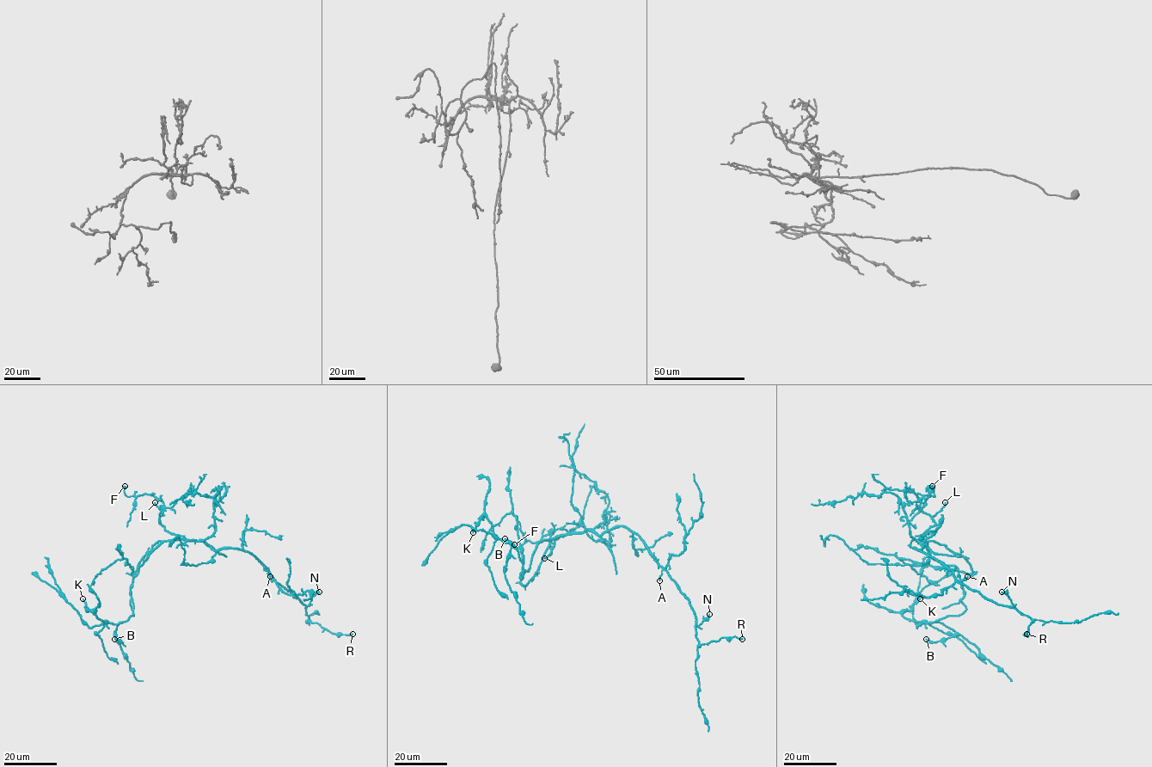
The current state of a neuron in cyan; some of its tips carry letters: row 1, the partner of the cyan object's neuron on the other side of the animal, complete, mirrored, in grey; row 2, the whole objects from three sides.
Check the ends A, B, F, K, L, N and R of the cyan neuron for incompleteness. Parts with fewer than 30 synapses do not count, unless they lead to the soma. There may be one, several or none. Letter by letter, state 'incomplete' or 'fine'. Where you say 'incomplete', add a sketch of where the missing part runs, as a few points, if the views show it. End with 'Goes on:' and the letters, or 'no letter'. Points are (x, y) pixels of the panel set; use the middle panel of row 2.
A: fine
B: fine
F: fine
K: fine
L: fine
N: fine
R: fine
Goes on: no letter

